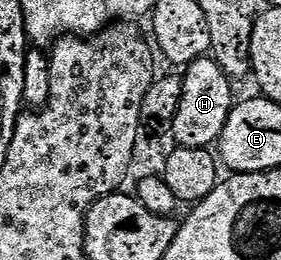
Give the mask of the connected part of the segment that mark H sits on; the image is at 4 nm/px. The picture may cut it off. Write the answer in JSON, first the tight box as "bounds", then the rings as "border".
{"bounds":[170,58,234,148],"border":[[[215,58],[195,59],[187,64],[182,78],[182,101],[170,128],[170,135],[181,147],[211,148],[219,140],[222,129],[230,117],[234,106],[232,99],[233,80],[216,64]]]}

